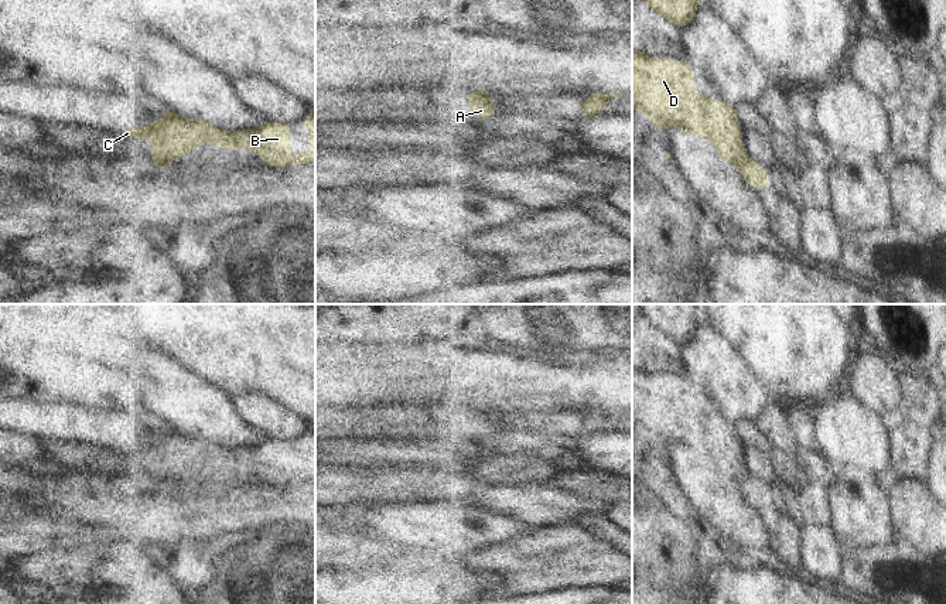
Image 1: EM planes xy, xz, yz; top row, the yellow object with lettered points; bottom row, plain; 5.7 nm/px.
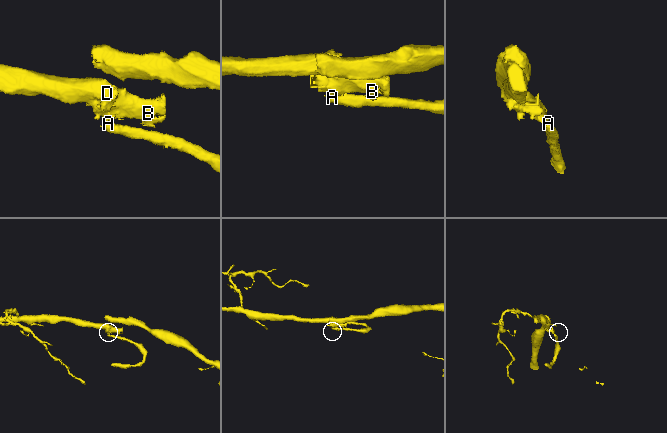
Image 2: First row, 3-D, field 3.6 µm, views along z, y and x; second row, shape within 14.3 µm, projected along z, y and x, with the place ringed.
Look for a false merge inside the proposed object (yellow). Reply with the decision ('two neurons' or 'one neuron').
two neurons

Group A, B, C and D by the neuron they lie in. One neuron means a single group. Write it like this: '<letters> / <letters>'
A / B C D

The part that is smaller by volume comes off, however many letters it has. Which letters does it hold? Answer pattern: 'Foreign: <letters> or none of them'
Foreign: A

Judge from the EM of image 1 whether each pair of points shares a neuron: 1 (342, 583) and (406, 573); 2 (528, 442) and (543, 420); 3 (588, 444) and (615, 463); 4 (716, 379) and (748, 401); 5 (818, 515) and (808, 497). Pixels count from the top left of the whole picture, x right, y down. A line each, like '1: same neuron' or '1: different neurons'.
1: same neuron
2: different neurons
3: same neuron
4: same neuron
5: same neuron

